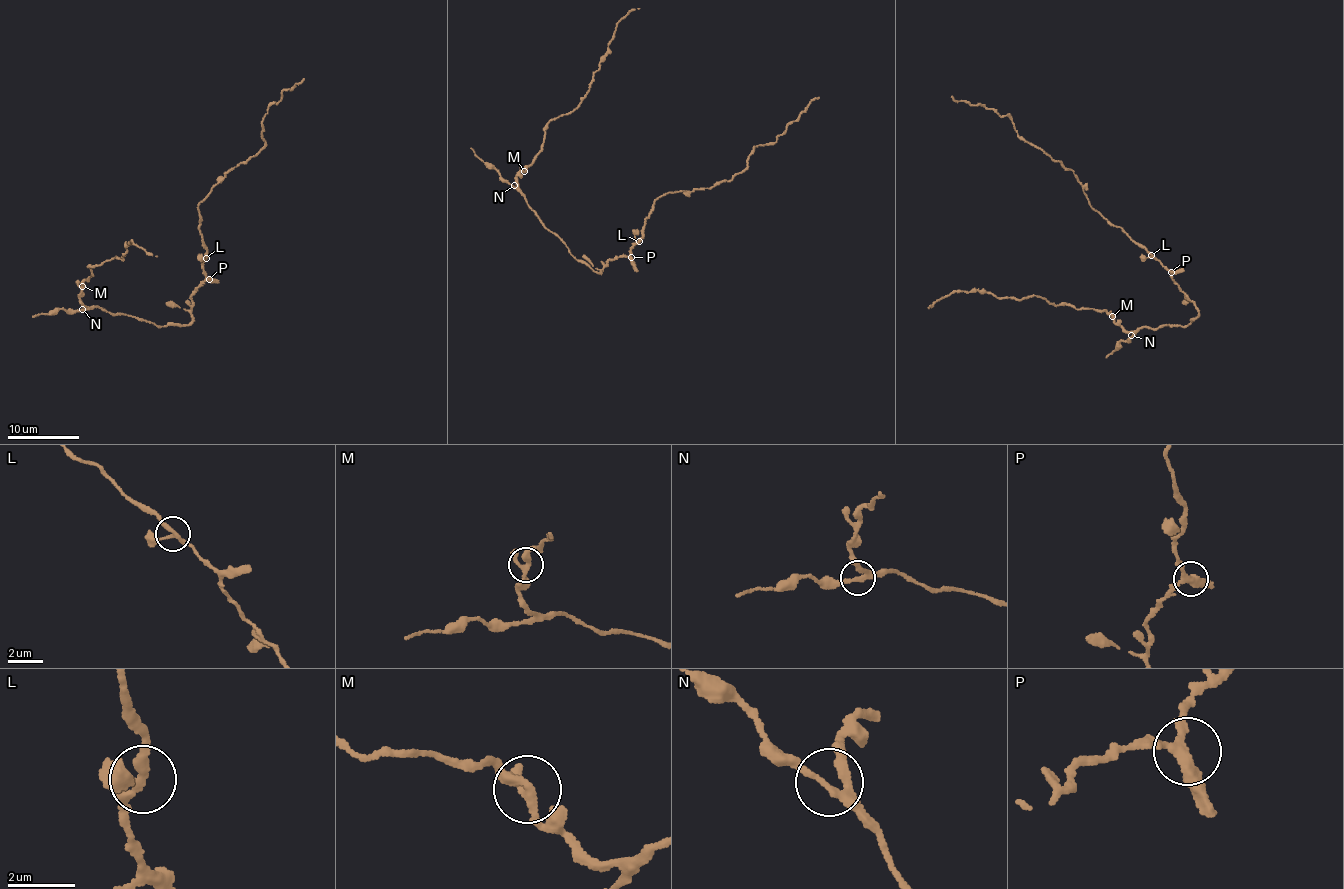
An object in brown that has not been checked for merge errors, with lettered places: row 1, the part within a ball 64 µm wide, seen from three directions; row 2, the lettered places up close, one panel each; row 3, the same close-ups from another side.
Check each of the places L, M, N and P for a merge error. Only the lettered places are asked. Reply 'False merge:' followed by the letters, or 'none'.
False merge: none

